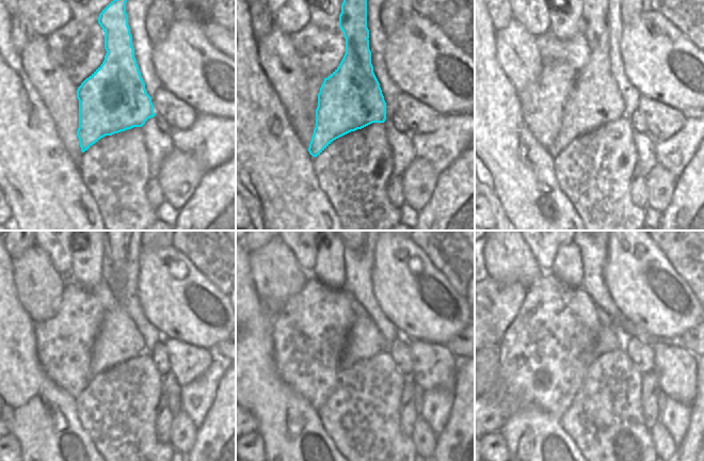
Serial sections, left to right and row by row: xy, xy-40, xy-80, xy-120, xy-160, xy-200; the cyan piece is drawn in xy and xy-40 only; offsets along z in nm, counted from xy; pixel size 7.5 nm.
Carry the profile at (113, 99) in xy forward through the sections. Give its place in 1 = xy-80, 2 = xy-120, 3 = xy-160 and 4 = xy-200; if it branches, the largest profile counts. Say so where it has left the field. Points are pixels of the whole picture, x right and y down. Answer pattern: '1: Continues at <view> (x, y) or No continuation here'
1: Continues at xy-80 (595, 99)
2: Continues at xy-120 (118, 339)
3: Continues at xy-160 (365, 340)
4: Continues at xy-200 (609, 338)

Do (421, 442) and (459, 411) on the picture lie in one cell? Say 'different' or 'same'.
different

